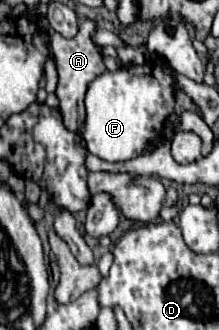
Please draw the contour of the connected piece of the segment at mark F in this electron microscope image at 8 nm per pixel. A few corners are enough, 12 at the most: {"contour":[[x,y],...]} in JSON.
{"contour":[[163,62],[95,78],[87,150],[127,162],[159,140],[177,90]]}

